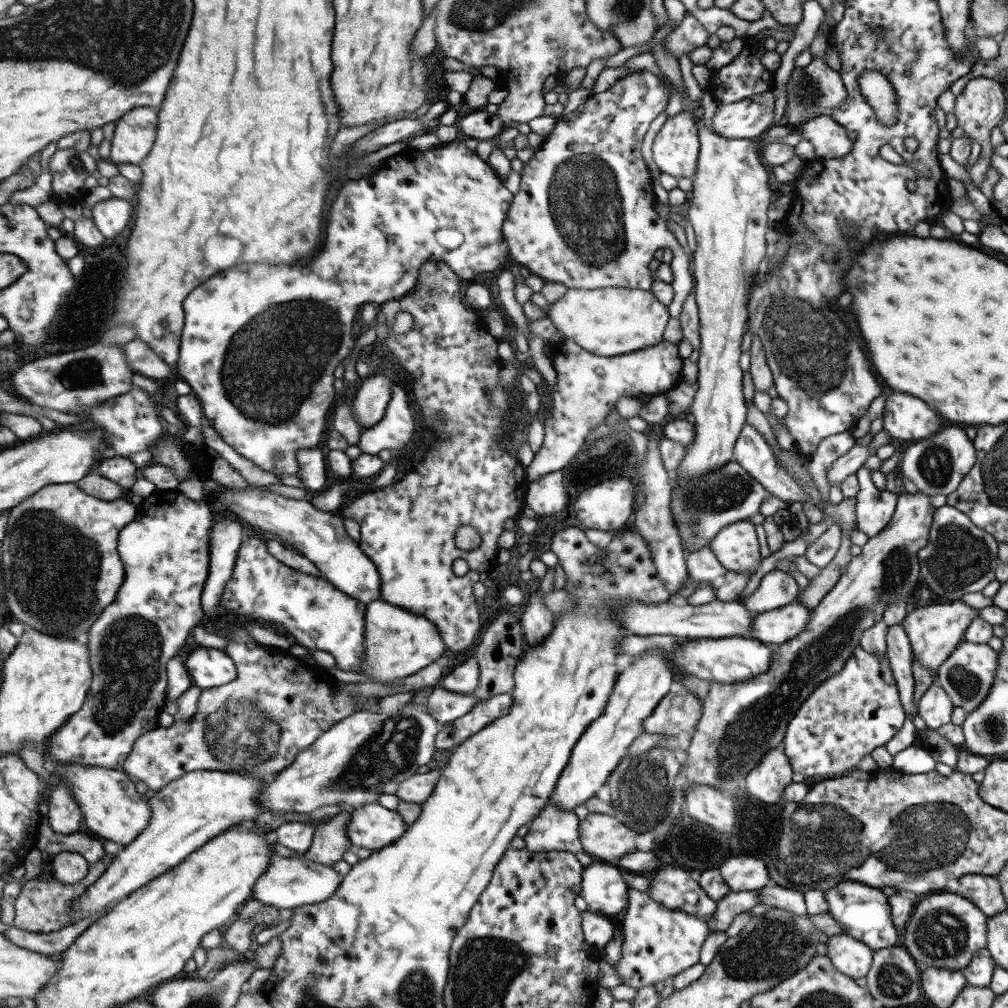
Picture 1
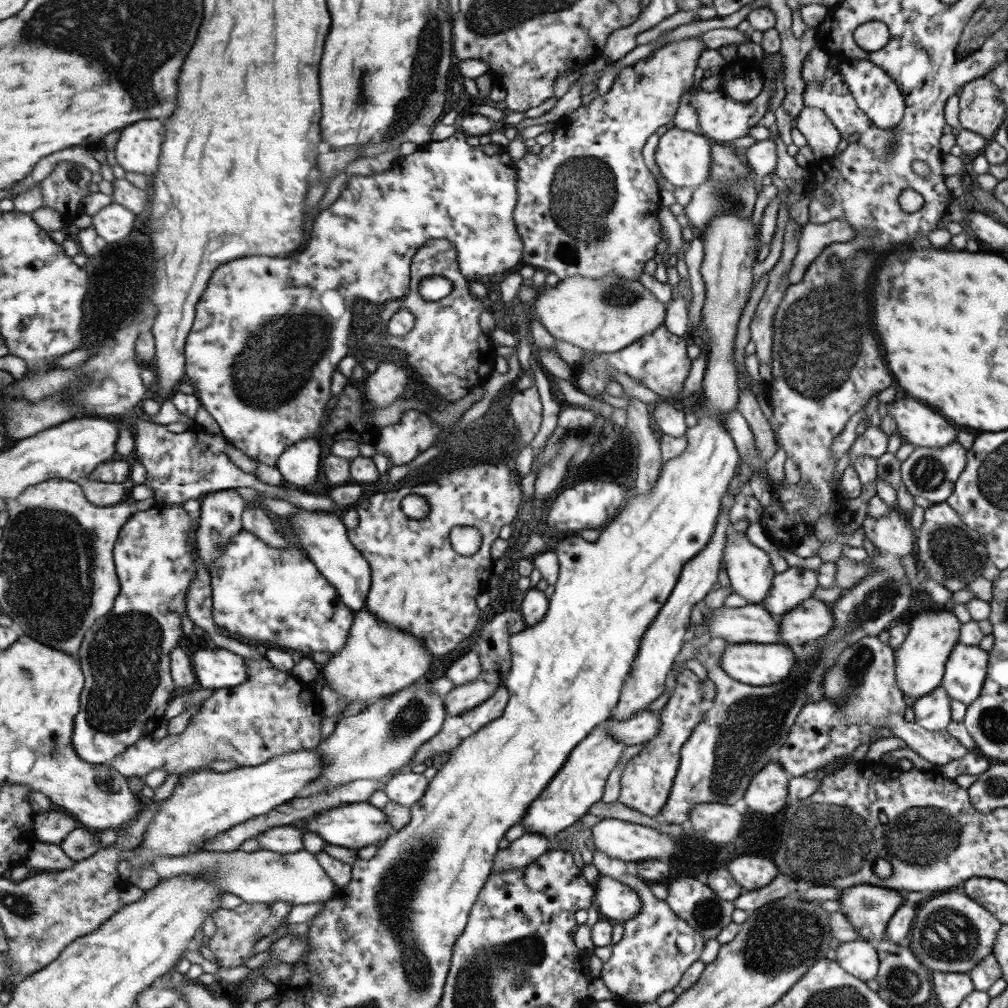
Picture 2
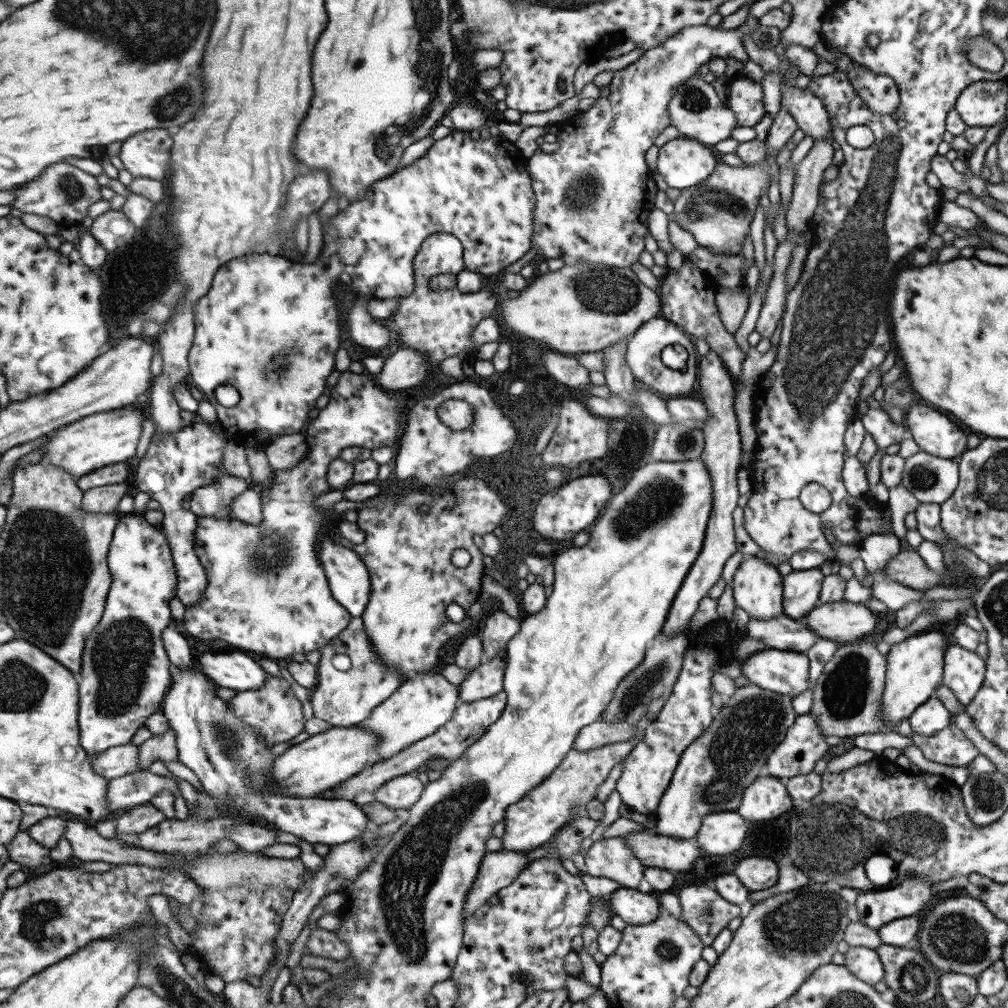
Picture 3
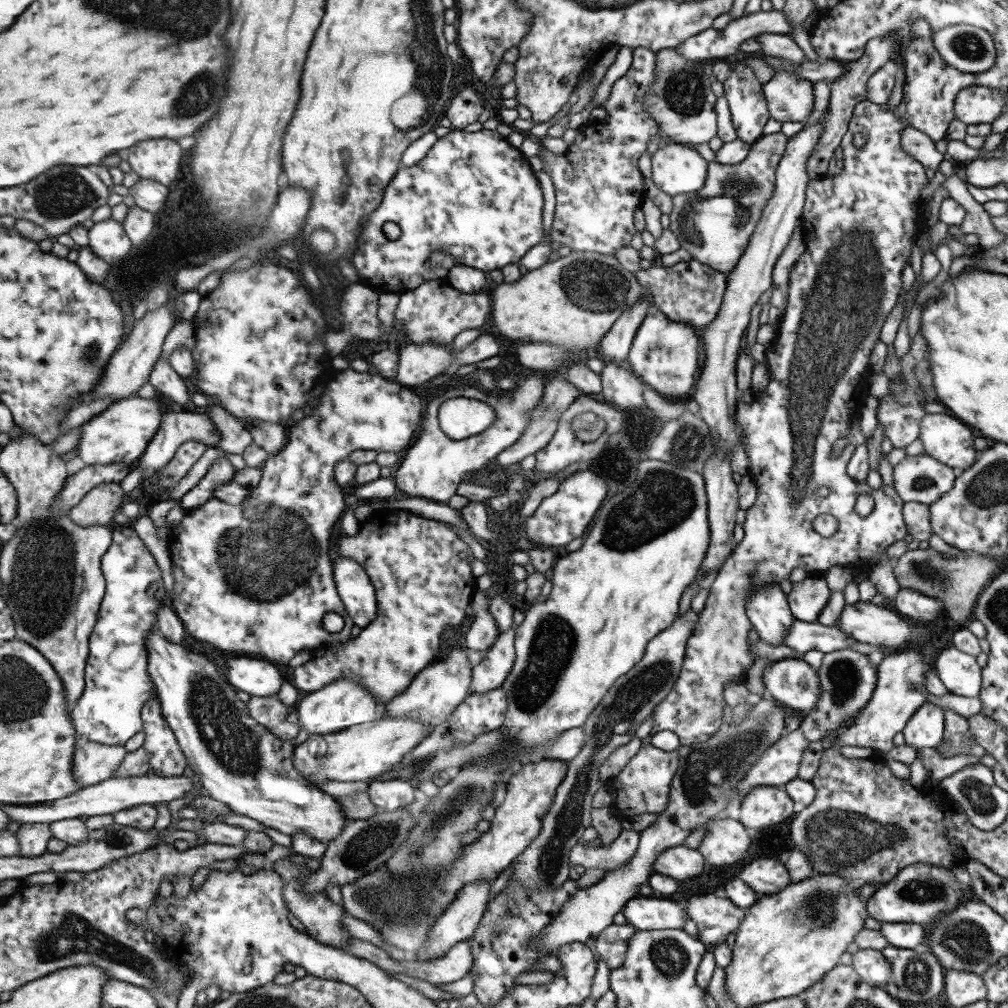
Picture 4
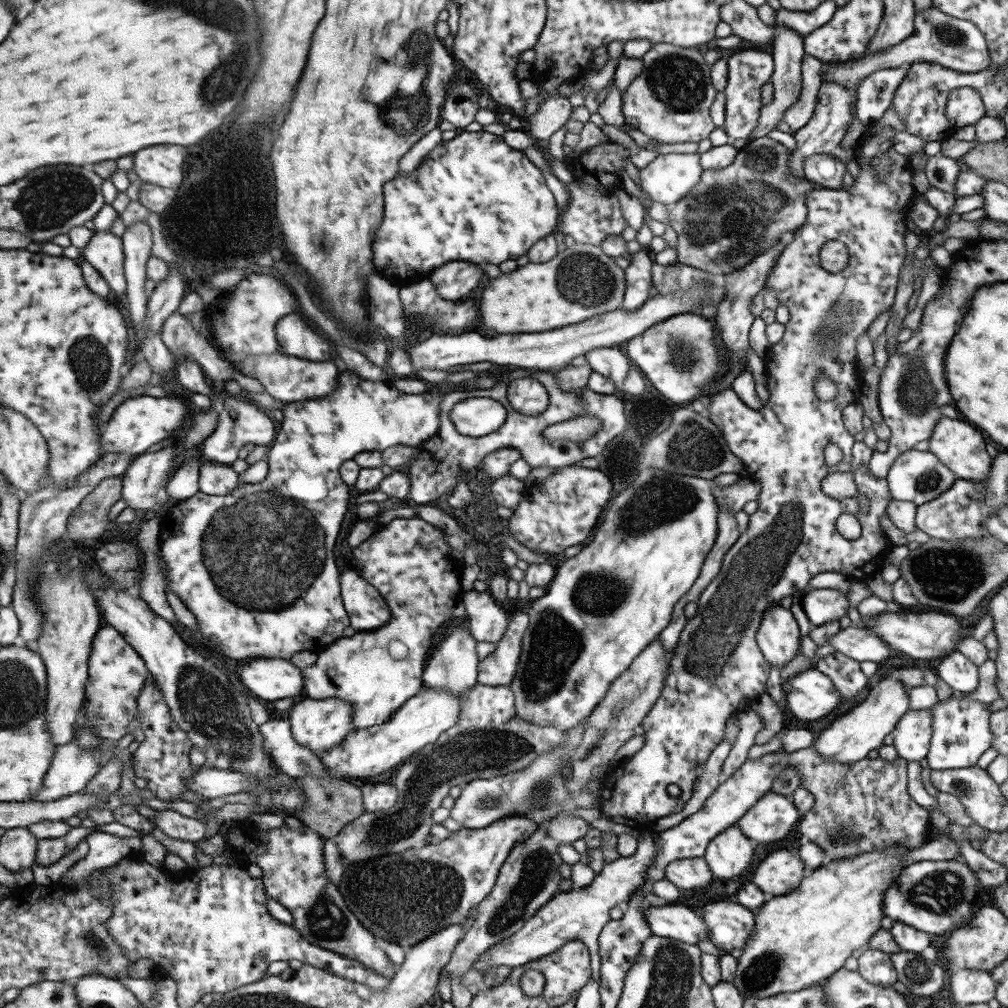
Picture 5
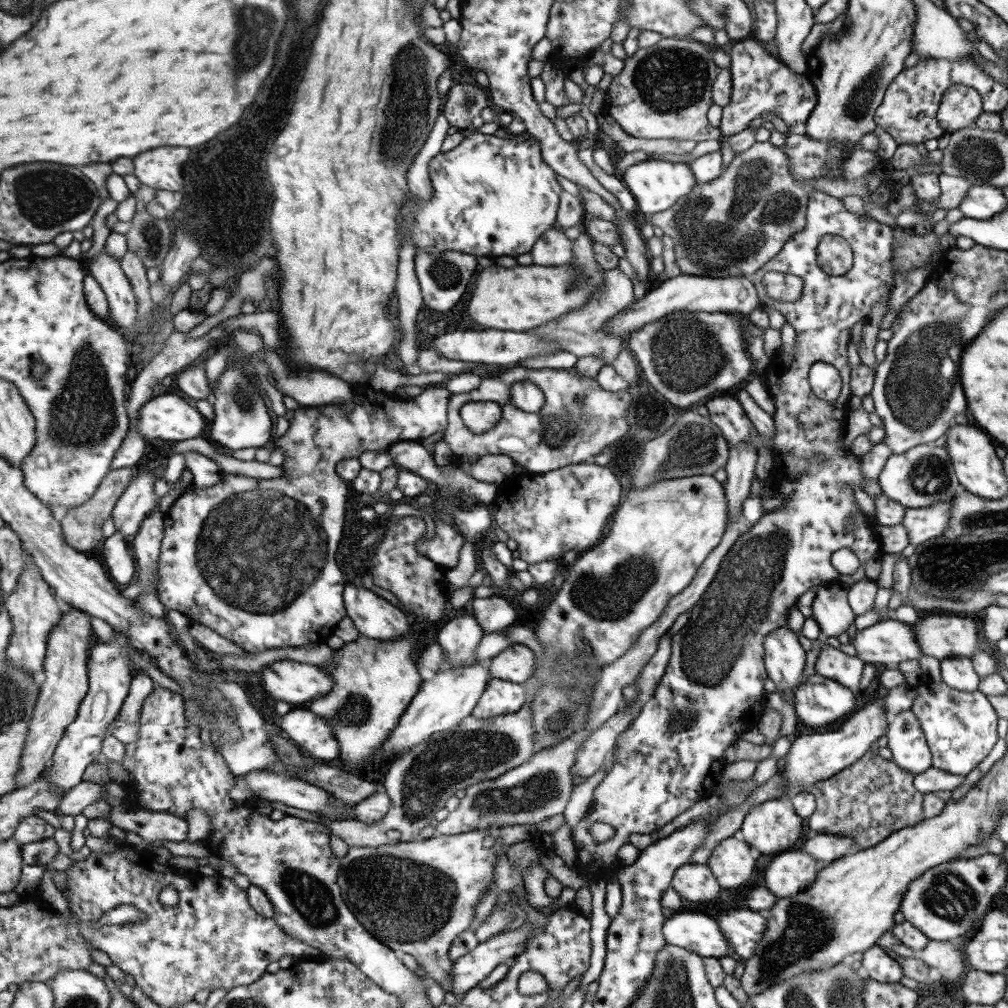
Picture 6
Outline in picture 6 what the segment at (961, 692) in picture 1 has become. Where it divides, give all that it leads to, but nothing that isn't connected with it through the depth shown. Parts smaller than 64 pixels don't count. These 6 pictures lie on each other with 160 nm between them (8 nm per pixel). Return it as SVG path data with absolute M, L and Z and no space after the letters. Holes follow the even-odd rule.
M945 657L940 660L940 677L949 688L973 692L978 687L978 674L967 657Z

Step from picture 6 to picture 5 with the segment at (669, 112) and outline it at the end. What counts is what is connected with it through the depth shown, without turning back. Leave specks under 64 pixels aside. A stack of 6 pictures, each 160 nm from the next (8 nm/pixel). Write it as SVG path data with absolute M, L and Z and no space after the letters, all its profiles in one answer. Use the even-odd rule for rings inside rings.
M657 43L640 59L644 61L642 72L629 82L629 88L621 95L624 122L646 134L651 142L698 143L708 138L714 129L709 106L716 91L711 84L710 65L703 61L701 52L692 47Z

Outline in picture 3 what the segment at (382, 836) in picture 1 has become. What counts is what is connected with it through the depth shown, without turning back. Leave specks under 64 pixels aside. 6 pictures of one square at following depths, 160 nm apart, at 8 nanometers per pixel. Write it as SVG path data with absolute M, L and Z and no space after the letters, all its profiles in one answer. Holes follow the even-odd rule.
M198 663L194 668L179 668L172 664L172 686L165 697L163 712L177 733L177 746L180 750L179 761L197 776L203 791L215 798L229 798L239 814L259 818L265 825L276 830L293 834L293 836L315 844L335 847L351 843L363 835L370 825L370 818L361 807L349 800L321 799L320 796L297 798L283 793L275 787L271 769L277 755L271 754L271 746L250 724L243 722L229 707L228 701L217 697L219 686L200 669Z

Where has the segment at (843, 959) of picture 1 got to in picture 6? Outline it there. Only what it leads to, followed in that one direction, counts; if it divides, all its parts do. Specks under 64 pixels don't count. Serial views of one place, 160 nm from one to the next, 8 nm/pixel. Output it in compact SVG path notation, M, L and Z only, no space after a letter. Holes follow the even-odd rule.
M876 944L862 952L861 971L867 979L880 983L898 982L902 976L901 967L891 954Z

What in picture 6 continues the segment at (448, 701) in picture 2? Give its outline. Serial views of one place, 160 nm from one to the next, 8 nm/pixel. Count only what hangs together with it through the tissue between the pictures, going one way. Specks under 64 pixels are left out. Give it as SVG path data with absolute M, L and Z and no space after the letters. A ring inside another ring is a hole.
M513 643L501 652L489 664L493 679L509 680L517 684L527 682L536 669L535 652L519 643Z

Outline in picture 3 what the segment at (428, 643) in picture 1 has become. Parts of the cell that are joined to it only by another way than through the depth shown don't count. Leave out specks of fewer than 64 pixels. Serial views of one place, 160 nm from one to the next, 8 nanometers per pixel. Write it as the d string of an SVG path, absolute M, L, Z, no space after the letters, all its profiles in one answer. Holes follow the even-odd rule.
M354 617L340 636L321 651L317 665L320 679L312 691L313 716L333 727L349 728L362 723L409 679L399 669L386 665L380 659L363 617Z

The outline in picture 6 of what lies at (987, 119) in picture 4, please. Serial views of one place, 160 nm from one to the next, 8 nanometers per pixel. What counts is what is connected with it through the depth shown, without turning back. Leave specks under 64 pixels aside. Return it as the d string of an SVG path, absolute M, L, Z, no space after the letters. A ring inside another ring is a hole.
M962 85L949 86L940 98L940 103L935 115L937 124L946 132L953 132L960 128L974 125L975 119L982 113L982 102L973 88Z

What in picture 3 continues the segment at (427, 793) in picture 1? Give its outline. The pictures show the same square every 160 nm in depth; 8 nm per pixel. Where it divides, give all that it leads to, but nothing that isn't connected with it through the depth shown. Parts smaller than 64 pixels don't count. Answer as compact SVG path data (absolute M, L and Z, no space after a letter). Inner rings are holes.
M409 774L387 782L377 790L375 798L393 810L410 810L422 798L423 792L423 782L416 774Z

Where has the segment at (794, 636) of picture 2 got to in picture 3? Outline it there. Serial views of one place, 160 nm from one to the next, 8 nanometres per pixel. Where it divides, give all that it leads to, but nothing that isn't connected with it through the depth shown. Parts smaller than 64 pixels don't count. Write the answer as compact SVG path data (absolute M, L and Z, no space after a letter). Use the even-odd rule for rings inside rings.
M844 600L819 603L806 612L801 621L820 638L838 643L860 641L875 630L877 622L864 603Z

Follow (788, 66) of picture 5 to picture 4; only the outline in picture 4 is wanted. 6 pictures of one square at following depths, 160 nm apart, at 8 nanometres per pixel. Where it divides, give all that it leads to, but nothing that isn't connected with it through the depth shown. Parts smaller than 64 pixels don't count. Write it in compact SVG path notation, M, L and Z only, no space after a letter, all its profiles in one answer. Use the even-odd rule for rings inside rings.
M775 70L774 75L762 86L762 94L767 103L769 116L781 122L804 123L813 106L812 83L786 70Z

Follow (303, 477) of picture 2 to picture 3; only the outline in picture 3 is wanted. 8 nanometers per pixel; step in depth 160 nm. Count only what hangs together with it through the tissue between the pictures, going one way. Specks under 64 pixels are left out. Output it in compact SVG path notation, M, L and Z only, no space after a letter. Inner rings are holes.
M303 432L278 436L270 440L263 449L275 471L289 470L298 466L300 462L304 462L310 451Z

